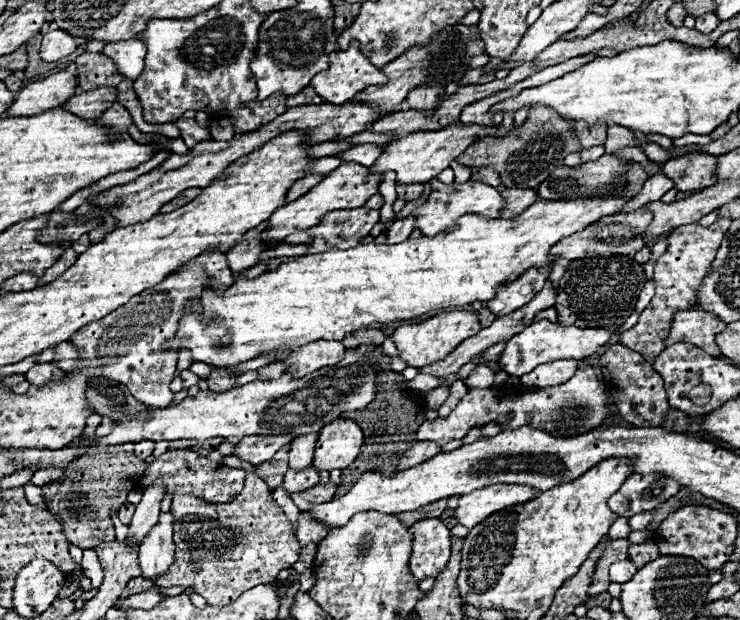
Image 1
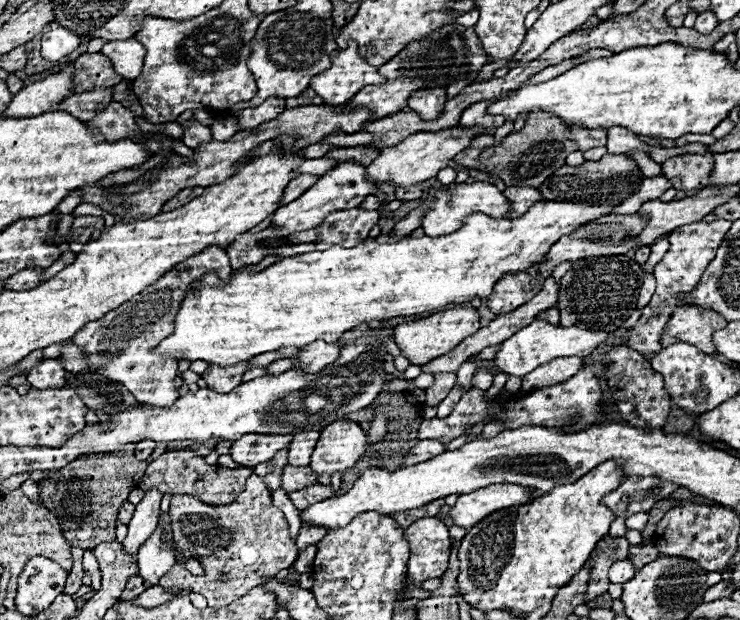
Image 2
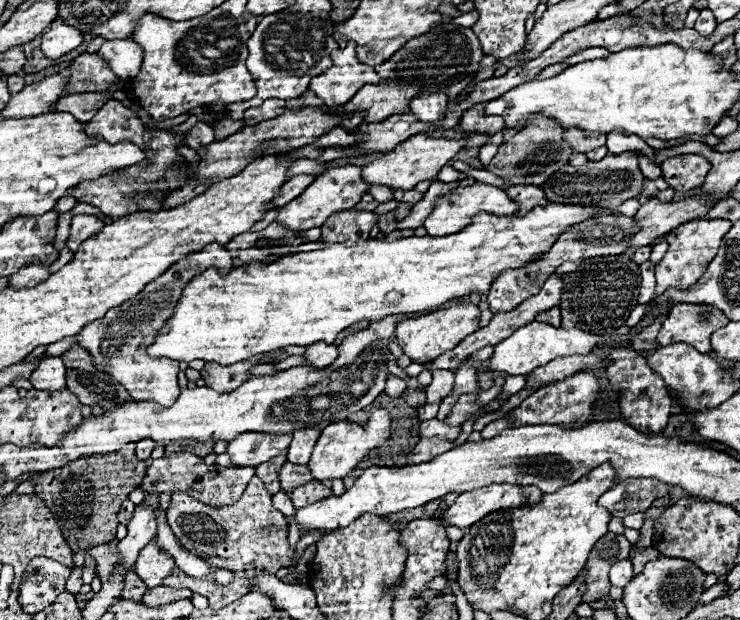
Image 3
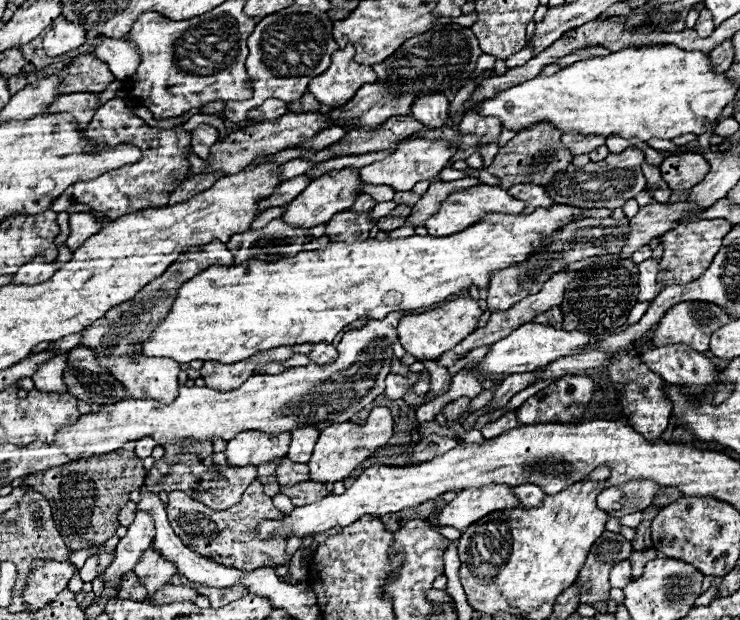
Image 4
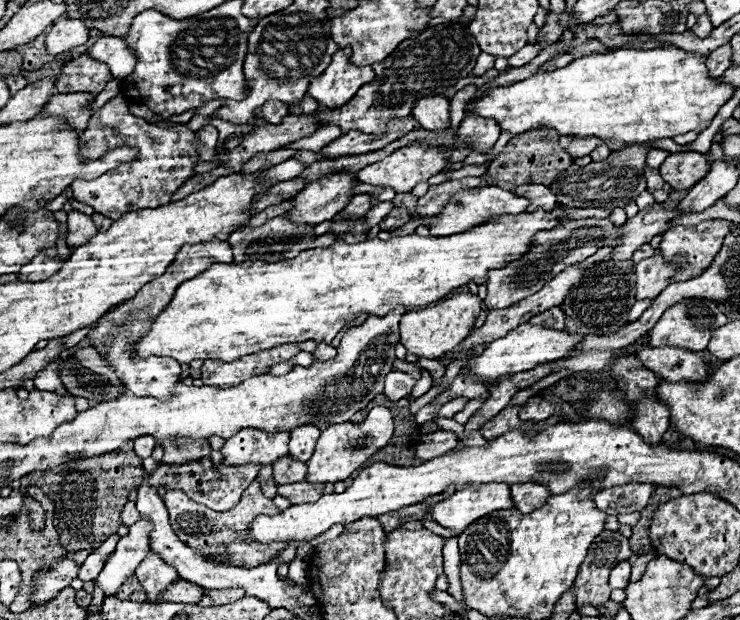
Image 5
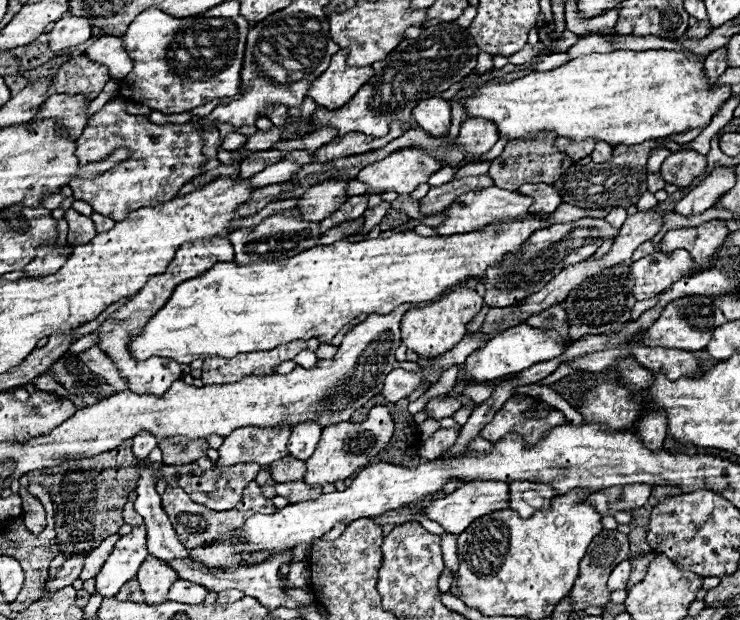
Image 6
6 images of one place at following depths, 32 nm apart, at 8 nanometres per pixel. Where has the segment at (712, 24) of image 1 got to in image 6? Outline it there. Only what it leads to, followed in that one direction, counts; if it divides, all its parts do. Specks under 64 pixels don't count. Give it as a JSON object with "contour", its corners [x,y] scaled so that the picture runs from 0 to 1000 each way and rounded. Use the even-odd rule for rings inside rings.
{"contour":[[[946,32],[946,35],[941,35],[935,45],[930,45],[930,58],[946,65],[946,61],[951,61],[951,58],[959,52],[959,45],[962,45],[962,42],[959,42],[957,32]]]}

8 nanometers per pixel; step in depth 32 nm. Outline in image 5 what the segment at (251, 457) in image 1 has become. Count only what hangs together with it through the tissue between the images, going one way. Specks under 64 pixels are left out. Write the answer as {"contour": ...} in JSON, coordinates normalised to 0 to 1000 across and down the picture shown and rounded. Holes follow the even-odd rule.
{"contour":[[[332,690],[305,710],[300,732],[303,748],[368,748],[389,732],[392,697],[362,700]]]}

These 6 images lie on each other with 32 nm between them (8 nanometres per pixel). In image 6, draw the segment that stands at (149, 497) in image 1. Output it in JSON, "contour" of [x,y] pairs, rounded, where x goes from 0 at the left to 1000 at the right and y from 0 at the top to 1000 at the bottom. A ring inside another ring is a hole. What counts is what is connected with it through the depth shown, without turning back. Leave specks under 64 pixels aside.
{"contour":[[[189,845],[181,848],[176,861],[159,871],[151,894],[146,897],[146,903],[141,906],[138,919],[130,929],[130,952],[138,958],[138,965],[157,961],[165,942],[184,929],[186,913],[200,897],[197,865],[200,865],[200,852],[197,845]]]}

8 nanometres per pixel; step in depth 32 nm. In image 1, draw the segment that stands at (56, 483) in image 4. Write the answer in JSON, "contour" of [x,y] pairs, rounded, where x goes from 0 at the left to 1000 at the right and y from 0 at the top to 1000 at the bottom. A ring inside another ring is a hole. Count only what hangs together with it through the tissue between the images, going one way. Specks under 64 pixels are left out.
{"contour":[[[170,713],[151,726],[132,732],[116,732],[86,758],[86,768],[57,787],[65,826],[84,845],[86,861],[95,877],[116,884],[130,884],[138,874],[157,871],[154,845],[149,839],[149,823],[162,819],[170,810],[176,790],[184,787],[186,774],[197,758],[195,742],[181,735],[181,716]]]}

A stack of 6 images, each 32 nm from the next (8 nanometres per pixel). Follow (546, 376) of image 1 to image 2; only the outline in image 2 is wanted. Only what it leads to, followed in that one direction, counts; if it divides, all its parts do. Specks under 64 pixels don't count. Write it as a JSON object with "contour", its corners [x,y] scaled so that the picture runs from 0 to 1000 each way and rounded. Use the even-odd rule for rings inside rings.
{"contour":[[[773,574],[765,581],[759,577],[759,581],[746,581],[743,587],[732,587],[722,600],[705,606],[705,629],[714,632],[716,626],[735,626],[735,623],[759,619],[770,606],[776,606],[781,600],[781,594],[786,594],[795,584],[800,584],[800,574],[792,574],[792,577]]]}

